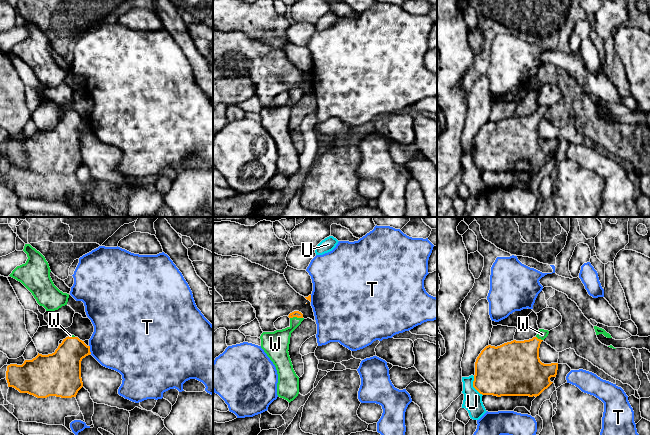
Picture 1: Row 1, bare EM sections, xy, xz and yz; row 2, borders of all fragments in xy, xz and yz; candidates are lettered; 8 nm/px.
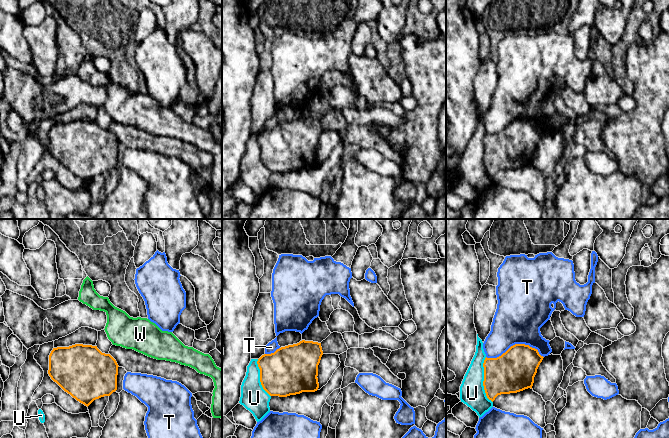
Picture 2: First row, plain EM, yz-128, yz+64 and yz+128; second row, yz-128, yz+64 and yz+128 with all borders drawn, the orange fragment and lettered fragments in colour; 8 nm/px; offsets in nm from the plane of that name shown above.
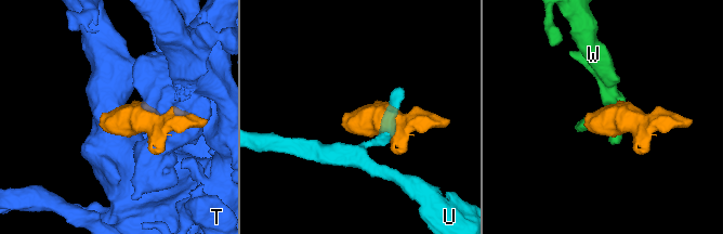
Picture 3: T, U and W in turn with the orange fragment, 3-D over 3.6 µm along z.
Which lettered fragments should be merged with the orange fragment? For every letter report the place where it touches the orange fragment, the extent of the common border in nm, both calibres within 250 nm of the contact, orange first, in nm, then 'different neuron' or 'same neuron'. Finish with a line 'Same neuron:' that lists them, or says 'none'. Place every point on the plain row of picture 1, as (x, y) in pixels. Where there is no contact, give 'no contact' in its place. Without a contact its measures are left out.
T: xy (89, 125) | 70 nm | 280/460 nm | different neuron
U: yz (473, 162) | 180 nm | 400/150 nm | different neuron
W: xz (296, 92) | 100 nm | 50/180 nm | same neuron
Same neuron: W

